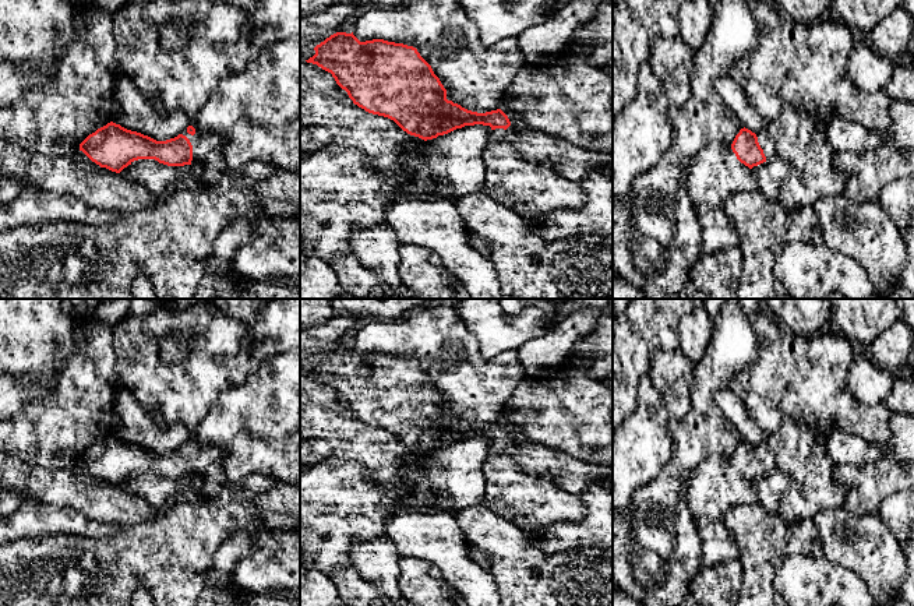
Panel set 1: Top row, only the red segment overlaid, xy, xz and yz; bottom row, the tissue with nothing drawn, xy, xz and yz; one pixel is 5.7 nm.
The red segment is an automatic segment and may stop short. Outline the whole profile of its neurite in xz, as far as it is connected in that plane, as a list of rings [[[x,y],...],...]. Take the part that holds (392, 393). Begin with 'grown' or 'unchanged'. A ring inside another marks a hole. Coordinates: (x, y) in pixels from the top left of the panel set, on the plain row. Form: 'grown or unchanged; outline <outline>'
grown; outline [[[336,345],[314,360],[315,367],[306,373],[332,387],[354,417],[368,426],[394,433],[403,444],[424,454],[448,447],[465,438],[490,438],[491,452],[509,455],[527,472],[551,478],[554,483],[572,494],[580,494],[590,486],[606,486],[613,482],[613,466],[590,464],[579,458],[514,438],[501,423],[477,426],[447,412],[447,402],[434,387],[431,378],[416,360],[403,356],[373,352],[360,355],[353,345]]]

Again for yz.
grown; outline [[[745,440],[735,448],[731,462],[737,472],[749,482],[772,472],[777,466],[765,444],[752,445]]]

